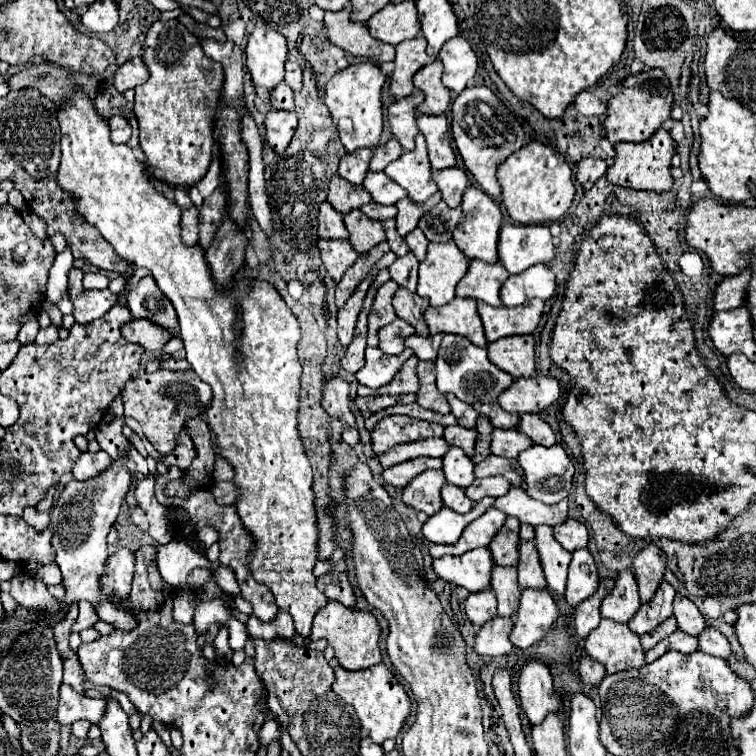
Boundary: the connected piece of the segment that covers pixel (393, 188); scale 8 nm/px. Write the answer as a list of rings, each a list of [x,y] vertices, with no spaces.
[[[369,172],[363,182],[363,188],[373,196],[373,202],[383,206],[391,206],[407,196],[407,192],[401,186],[397,186],[385,172]]]

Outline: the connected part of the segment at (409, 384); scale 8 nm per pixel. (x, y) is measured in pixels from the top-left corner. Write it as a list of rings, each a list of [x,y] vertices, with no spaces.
[[[411,356],[403,368],[397,372],[395,380],[391,380],[391,384],[387,386],[381,386],[377,390],[371,390],[367,386],[359,386],[357,388],[357,394],[359,396],[371,396],[371,394],[393,394],[393,396],[401,396],[401,394],[409,394],[409,392],[419,392],[419,378],[417,378],[417,362],[419,358],[417,356]]]

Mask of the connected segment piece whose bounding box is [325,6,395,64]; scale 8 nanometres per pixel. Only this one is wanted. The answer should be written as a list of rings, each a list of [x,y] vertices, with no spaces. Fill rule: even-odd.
[[[345,6],[339,12],[325,12],[325,26],[329,32],[329,40],[343,48],[347,54],[365,56],[379,64],[395,58],[395,48],[387,46],[381,40],[375,40],[369,34],[367,24],[351,20],[351,6]]]

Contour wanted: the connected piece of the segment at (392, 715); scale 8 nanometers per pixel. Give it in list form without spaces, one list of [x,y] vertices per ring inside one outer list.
[[[377,664],[369,670],[355,670],[355,672],[335,668],[333,692],[357,710],[361,726],[369,730],[371,740],[377,744],[383,744],[383,740],[387,738],[397,738],[407,716],[411,714],[411,700],[405,688],[399,684],[395,674],[385,664]]]

